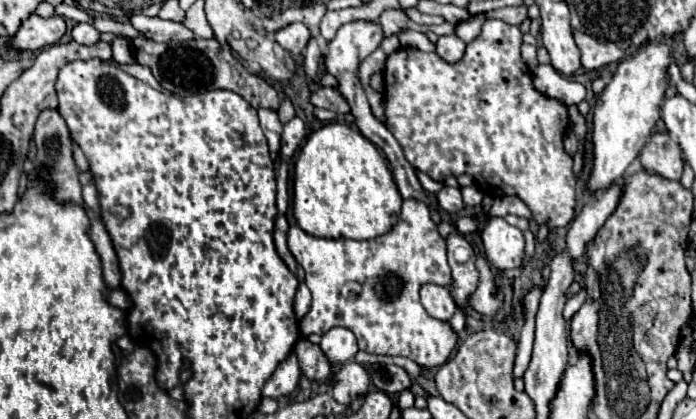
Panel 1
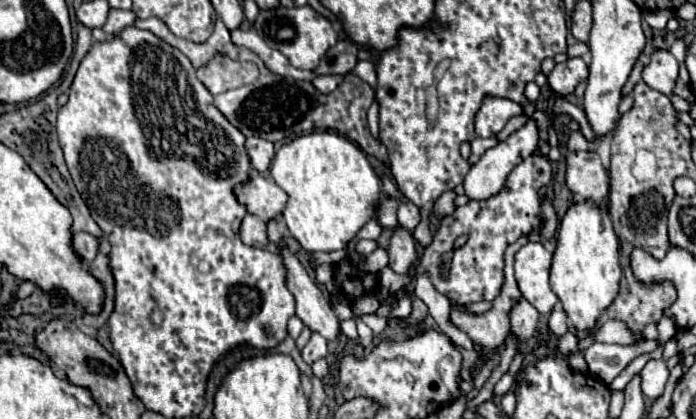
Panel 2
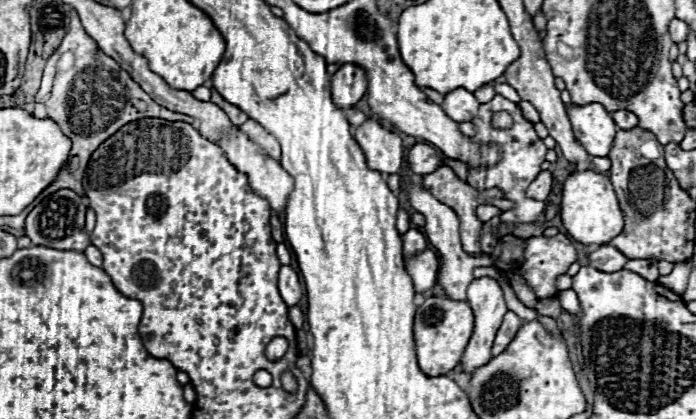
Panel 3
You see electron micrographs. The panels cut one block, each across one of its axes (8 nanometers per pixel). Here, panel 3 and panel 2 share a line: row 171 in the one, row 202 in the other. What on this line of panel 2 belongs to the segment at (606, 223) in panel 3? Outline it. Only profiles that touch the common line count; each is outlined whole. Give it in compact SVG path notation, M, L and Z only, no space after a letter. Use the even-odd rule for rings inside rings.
M590 200L584 204L572 204L562 218L556 240L558 248L554 252L550 270L552 292L560 298L562 308L576 330L592 330L596 328L596 320L606 312L618 294L618 282L622 274L618 264L618 238L612 230L610 216L600 212Z

